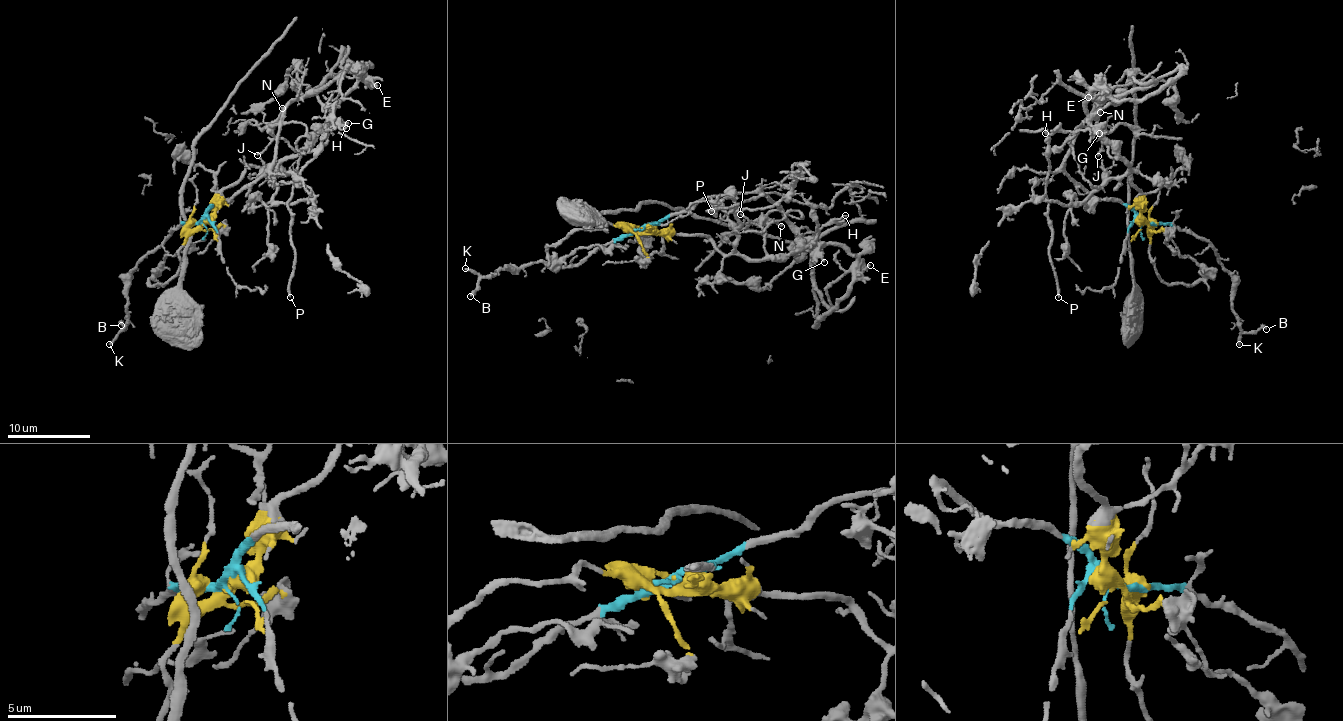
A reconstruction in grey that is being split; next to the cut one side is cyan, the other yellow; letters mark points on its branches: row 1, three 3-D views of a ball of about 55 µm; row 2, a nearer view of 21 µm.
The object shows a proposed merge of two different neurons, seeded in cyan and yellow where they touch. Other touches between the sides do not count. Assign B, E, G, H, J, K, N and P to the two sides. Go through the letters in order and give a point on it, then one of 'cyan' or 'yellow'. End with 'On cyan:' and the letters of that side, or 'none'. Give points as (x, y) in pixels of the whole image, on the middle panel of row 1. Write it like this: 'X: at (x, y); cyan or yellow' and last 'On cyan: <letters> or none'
B: at (470, 296); cyan
E: at (870, 265); yellow
G: at (824, 262); yellow
H: at (845, 215); yellow
J: at (740, 214); yellow
K: at (465, 268); cyan
N: at (781, 226); yellow
P: at (711, 211); yellow
On cyan: B, K

